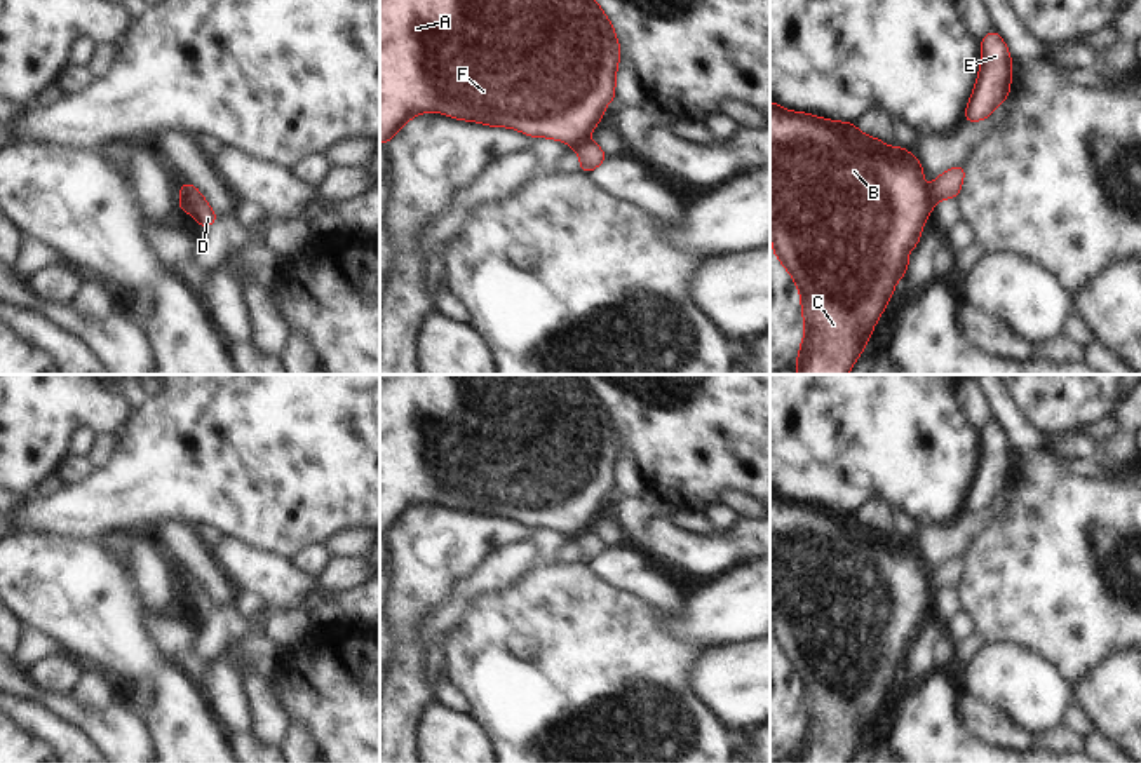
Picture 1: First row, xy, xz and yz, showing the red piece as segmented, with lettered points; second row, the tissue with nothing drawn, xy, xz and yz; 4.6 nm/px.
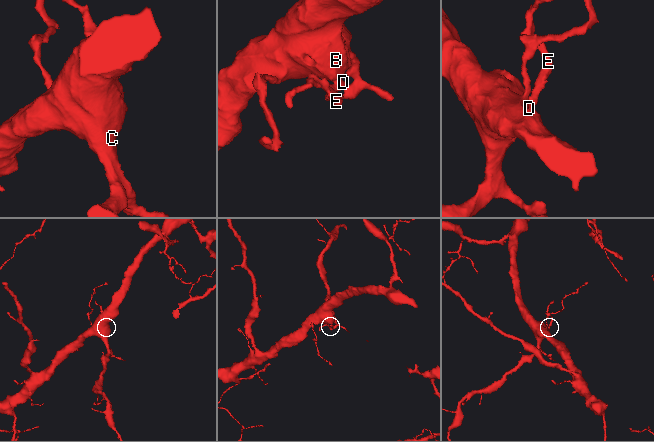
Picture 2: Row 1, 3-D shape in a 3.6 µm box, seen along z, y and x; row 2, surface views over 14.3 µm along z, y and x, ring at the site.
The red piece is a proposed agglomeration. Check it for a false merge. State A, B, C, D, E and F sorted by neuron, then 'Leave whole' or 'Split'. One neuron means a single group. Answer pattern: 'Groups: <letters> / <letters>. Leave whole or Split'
Groups: A B C F / D E. Split

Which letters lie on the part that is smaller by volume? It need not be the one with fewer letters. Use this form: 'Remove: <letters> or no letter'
Remove: D, E

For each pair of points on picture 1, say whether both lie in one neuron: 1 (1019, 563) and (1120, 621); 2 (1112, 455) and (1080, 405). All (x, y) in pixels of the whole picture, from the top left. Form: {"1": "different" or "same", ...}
{"1": "same", "2": "different"}

